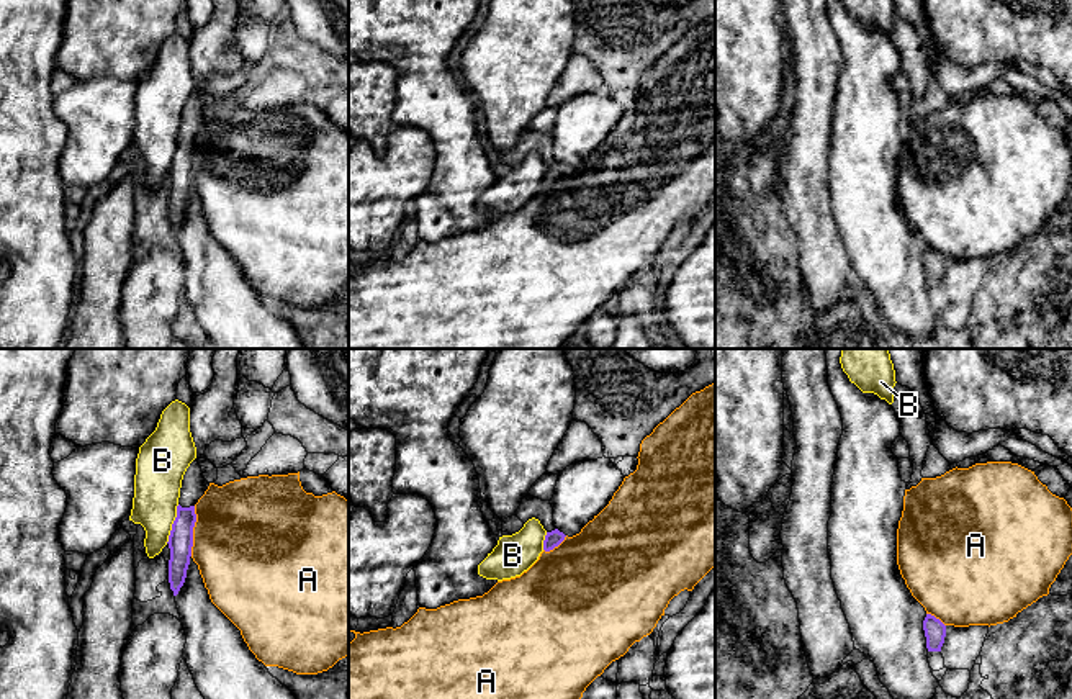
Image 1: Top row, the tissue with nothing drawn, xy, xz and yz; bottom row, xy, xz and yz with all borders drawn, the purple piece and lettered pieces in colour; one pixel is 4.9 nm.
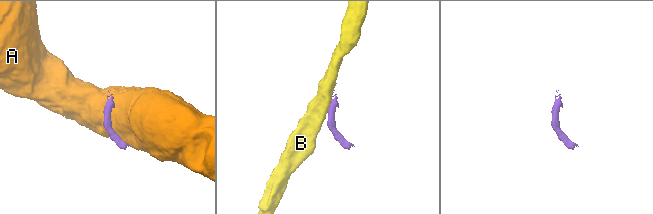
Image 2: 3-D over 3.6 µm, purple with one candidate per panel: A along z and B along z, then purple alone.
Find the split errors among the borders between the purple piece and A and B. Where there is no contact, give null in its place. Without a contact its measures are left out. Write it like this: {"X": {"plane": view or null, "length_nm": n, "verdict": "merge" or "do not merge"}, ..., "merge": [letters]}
{"A": {"plane": "xy", "length_nm": 240, "verdict": "do not merge"}, "B": {"plane": "xy", "length_nm": 200, "verdict": "do not merge"}, "merge": []}

